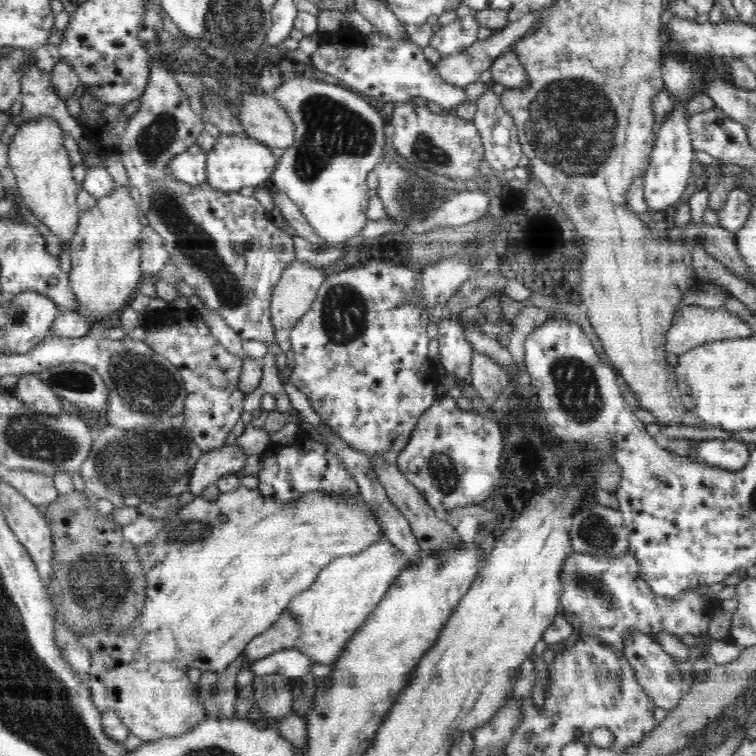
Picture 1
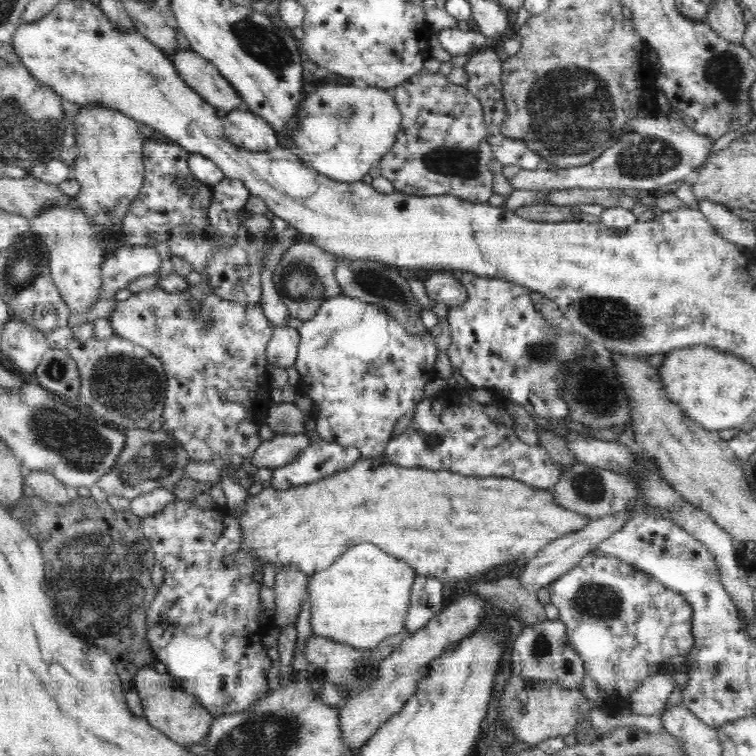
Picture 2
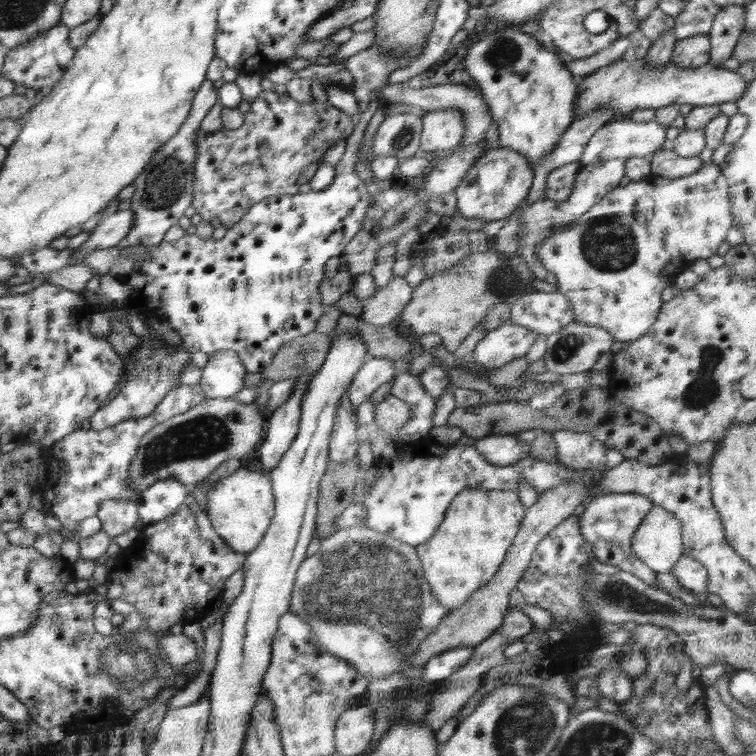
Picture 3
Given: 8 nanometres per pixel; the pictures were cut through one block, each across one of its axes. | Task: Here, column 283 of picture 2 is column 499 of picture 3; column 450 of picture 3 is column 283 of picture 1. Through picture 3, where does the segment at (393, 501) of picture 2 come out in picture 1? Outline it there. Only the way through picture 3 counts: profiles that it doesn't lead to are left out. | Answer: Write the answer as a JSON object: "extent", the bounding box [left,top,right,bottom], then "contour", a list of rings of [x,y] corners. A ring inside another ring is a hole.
{"extent":[54,486,387,742],"contour":[[[239,486],[232,492],[220,492],[216,501],[206,501],[202,496],[198,496],[192,502],[186,504],[174,517],[167,520],[167,526],[159,533],[156,541],[148,545],[135,547],[140,563],[144,567],[144,573],[146,573],[146,598],[140,616],[134,620],[134,624],[130,624],[130,628],[126,628],[124,632],[112,632],[105,626],[96,626],[96,628],[90,630],[88,636],[84,636],[80,640],[78,636],[66,629],[66,626],[57,619],[57,610],[54,607],[54,630],[56,630],[54,639],[62,655],[64,655],[64,659],[80,675],[80,679],[84,681],[84,684],[88,685],[90,697],[92,697],[94,705],[98,707],[98,713],[102,714],[104,711],[115,713],[124,721],[126,727],[130,729],[130,733],[135,734],[143,742],[156,741],[162,737],[180,736],[192,730],[198,723],[207,718],[202,700],[199,695],[196,695],[197,686],[186,675],[189,669],[198,669],[201,672],[215,671],[217,673],[224,671],[228,668],[228,664],[232,664],[234,659],[242,654],[246,645],[256,635],[262,634],[279,619],[279,616],[288,609],[288,604],[293,599],[293,596],[310,588],[310,585],[316,580],[316,576],[324,566],[330,564],[338,556],[364,552],[370,544],[374,544],[378,540],[387,540],[387,538],[377,522],[376,515],[368,507],[368,503],[362,501],[360,495],[352,497],[352,495],[325,494],[323,491],[317,490],[300,495],[296,500],[289,503],[284,503],[280,499],[264,496],[258,489],[251,490]]]}

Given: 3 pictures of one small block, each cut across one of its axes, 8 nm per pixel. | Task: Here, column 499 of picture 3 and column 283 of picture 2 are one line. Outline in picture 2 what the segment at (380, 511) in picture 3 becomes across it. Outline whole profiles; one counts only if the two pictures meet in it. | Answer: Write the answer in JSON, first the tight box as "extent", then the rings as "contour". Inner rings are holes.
{"extent":[272,434,361,490],"contour":[[[312,434],[310,439],[310,446],[302,450],[294,461],[273,470],[272,488],[286,490],[290,487],[307,485],[351,468],[361,460],[358,448],[344,447],[326,441],[317,434]]]}

